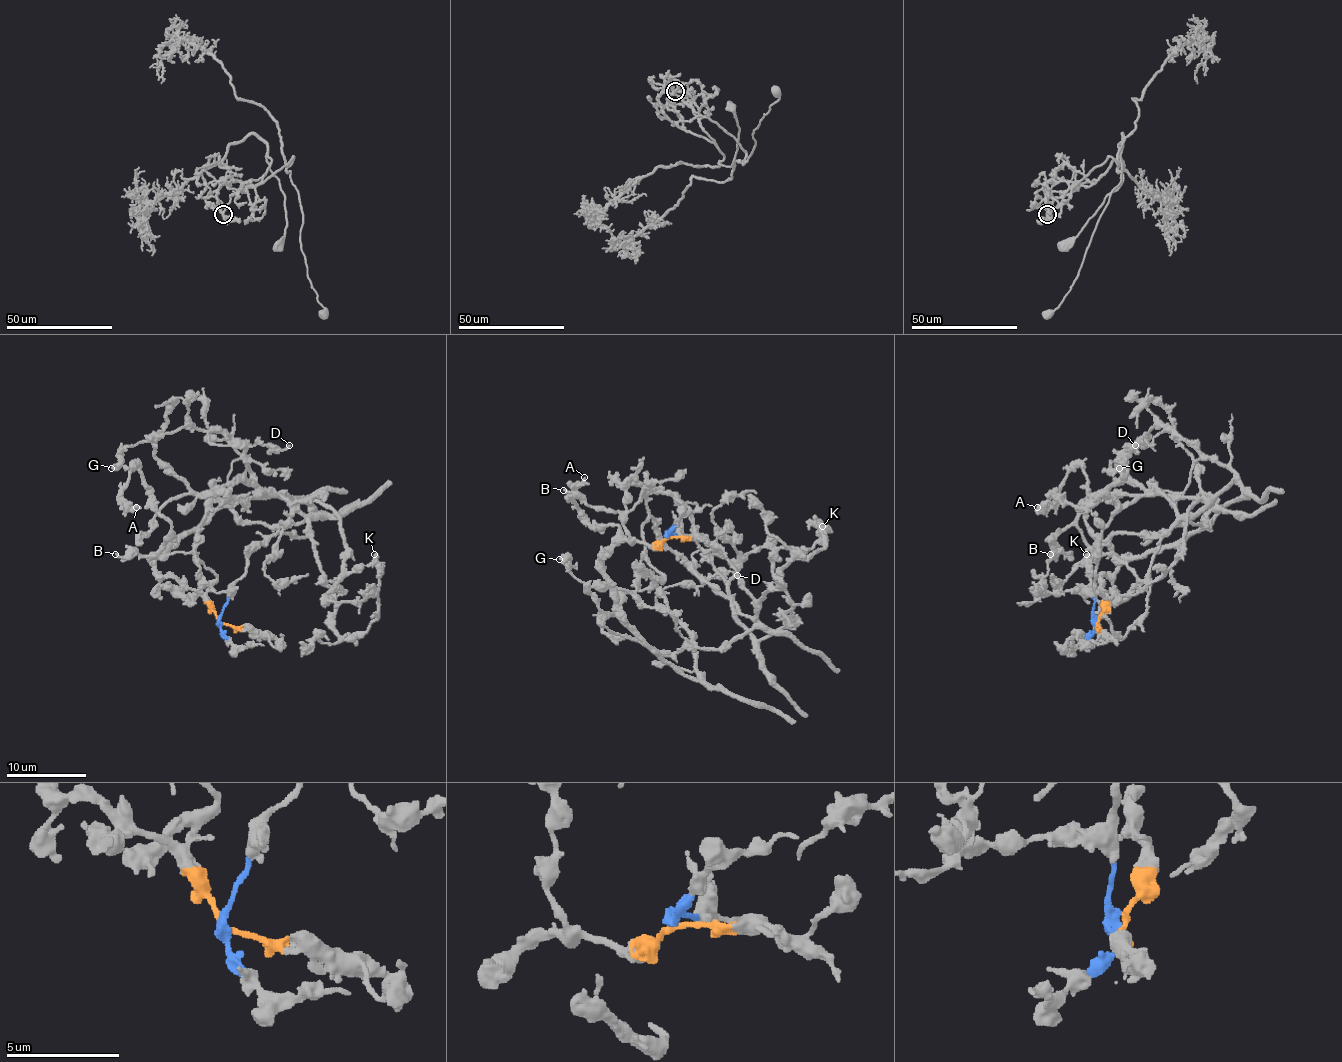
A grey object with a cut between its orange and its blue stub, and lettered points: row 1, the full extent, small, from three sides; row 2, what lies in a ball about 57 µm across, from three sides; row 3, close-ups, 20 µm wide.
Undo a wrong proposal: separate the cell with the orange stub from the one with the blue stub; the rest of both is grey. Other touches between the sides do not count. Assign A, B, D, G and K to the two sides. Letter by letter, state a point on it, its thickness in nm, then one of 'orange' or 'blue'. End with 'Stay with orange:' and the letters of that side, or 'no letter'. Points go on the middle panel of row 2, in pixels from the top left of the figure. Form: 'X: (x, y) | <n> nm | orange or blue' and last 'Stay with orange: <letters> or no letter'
A: (584, 477) | 320 nm | orange
B: (563, 490) | 240 nm | blue
D: (737, 575) | 200 nm | orange
G: (559, 559) | 550 nm | orange
K: (822, 526) | 480 nm | blue
Stay with orange: A, D, G

